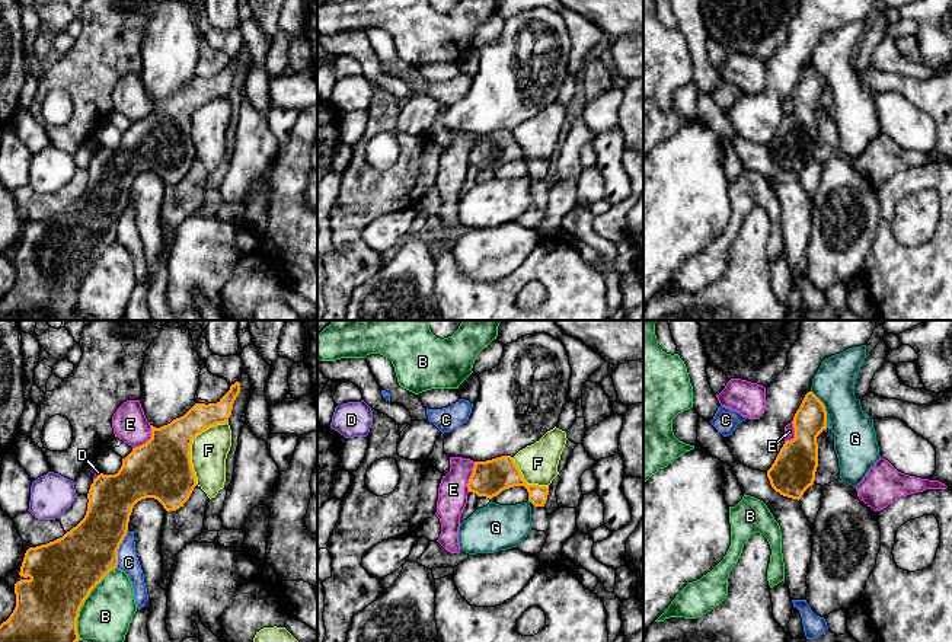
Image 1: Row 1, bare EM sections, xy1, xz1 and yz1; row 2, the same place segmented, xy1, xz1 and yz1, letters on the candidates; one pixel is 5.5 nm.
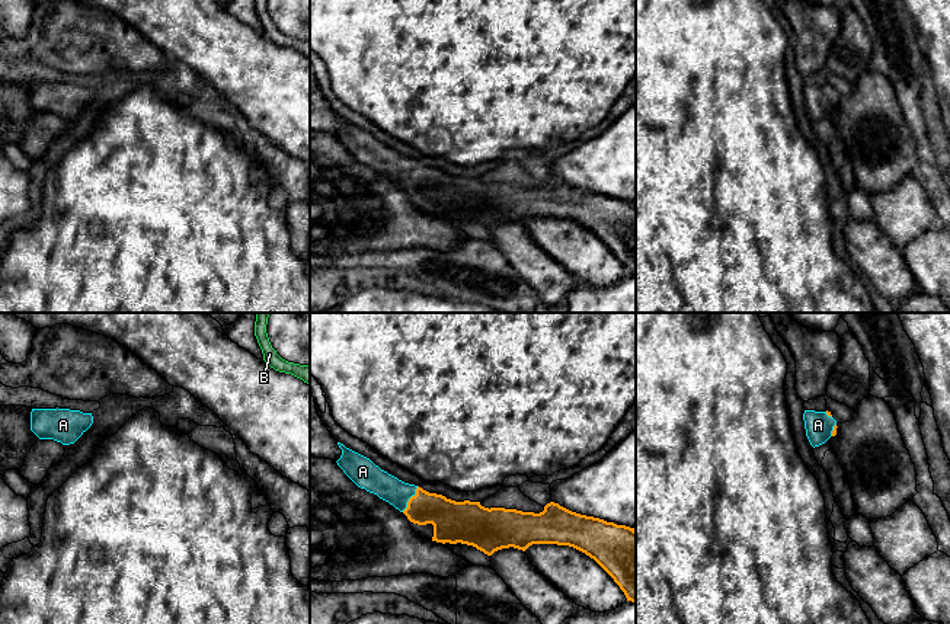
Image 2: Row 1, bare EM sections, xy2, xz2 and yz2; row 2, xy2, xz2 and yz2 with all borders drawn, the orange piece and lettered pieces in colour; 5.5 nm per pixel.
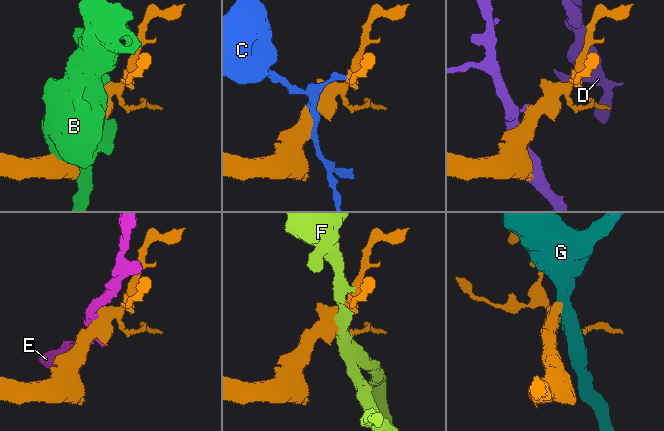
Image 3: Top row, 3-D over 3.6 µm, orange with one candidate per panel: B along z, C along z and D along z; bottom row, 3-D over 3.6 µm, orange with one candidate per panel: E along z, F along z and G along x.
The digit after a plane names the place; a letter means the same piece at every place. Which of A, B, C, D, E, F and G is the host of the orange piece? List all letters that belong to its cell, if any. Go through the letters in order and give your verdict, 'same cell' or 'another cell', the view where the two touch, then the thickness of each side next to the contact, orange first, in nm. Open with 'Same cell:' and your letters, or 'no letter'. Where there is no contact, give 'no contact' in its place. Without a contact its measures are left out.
Same cell: A
A: same cell; contact in xz2; calibres 200 and 150 nm
B: another cell; contact in xy1; calibres 360 and 280 nm
C: another cell; contact in xy1; calibres 320 and 120 nm
D: another cell; contact in xy1; calibres 260 and 20 nm
E: another cell; contact in xy1; calibres 320 and 190 nm
F: another cell; contact in xy1; calibres 320 and 200 nm
G: another cell; contact in yz1; calibres 180 and 240 nm

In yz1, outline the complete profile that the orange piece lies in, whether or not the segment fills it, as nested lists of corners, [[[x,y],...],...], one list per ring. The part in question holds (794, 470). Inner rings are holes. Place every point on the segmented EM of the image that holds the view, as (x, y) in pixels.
[[[808,392],[792,424],[795,438],[783,444],[767,470],[767,477],[776,492],[799,501],[815,480],[818,467],[817,437],[827,428],[824,403],[812,392]]]

